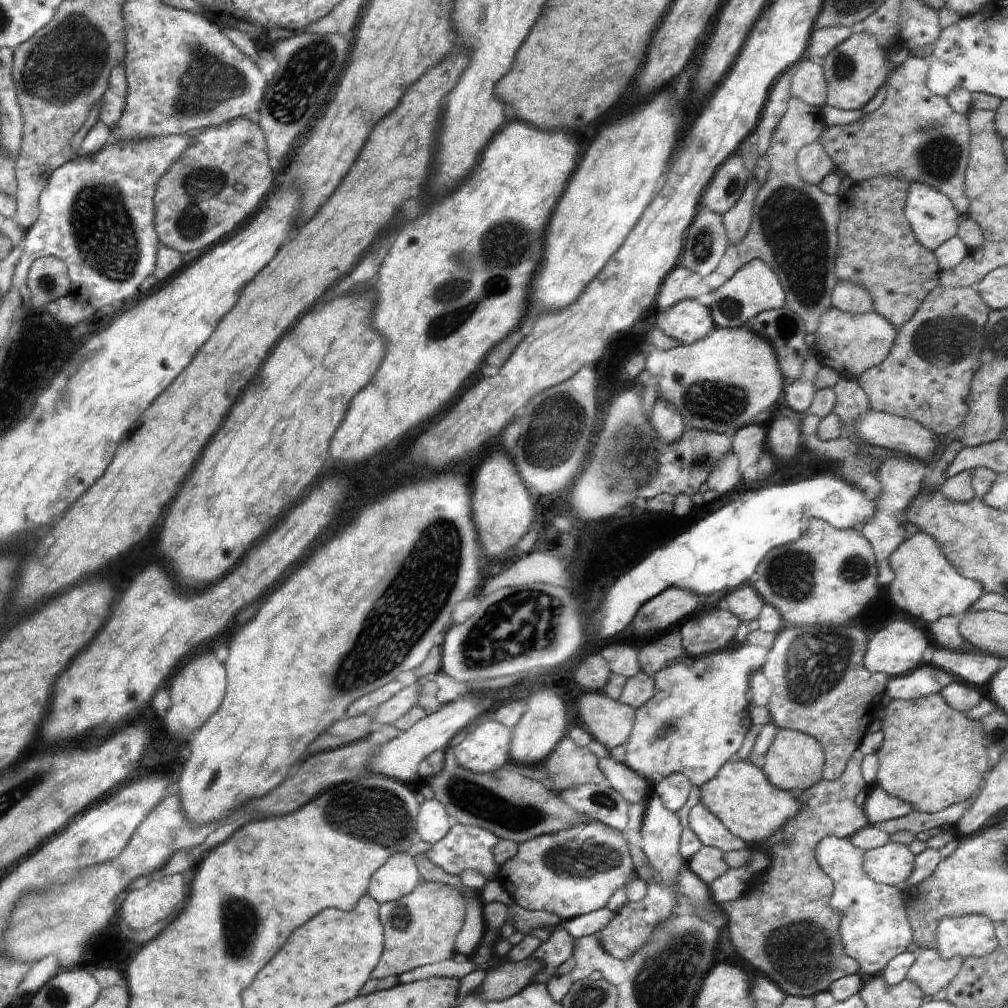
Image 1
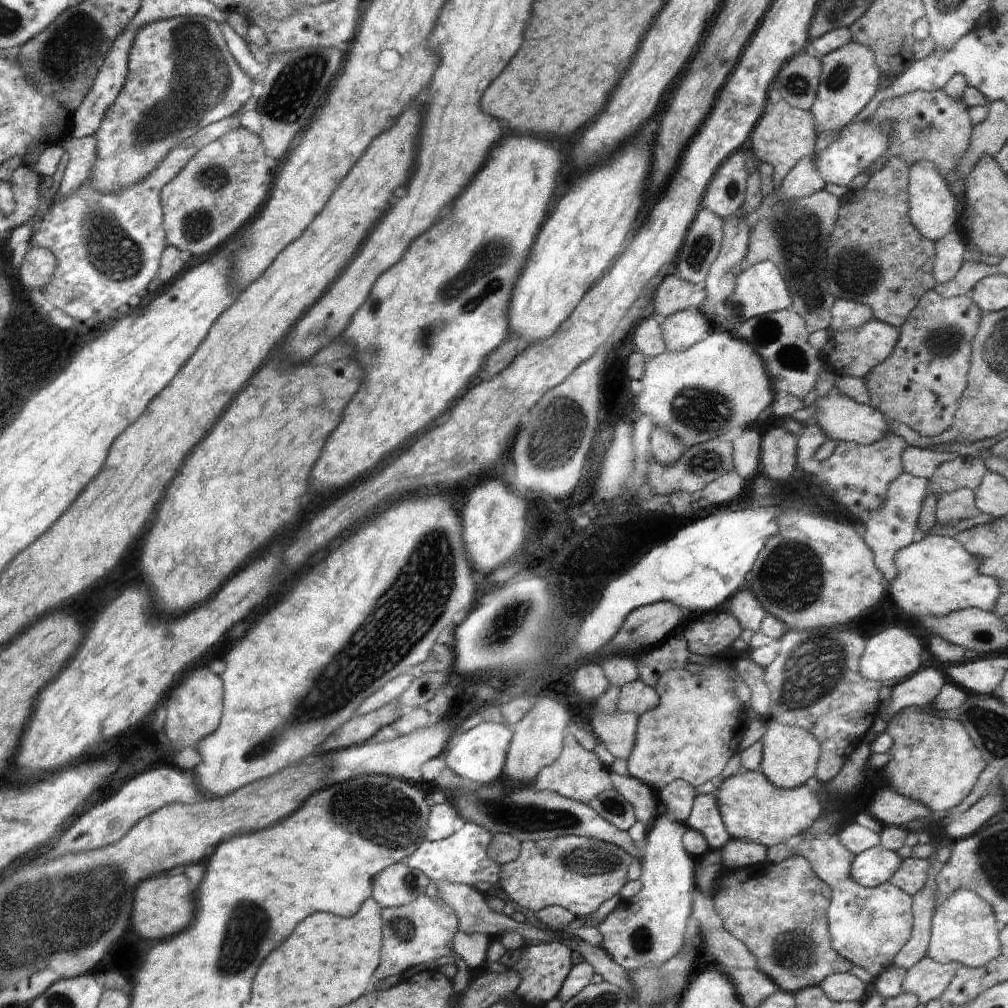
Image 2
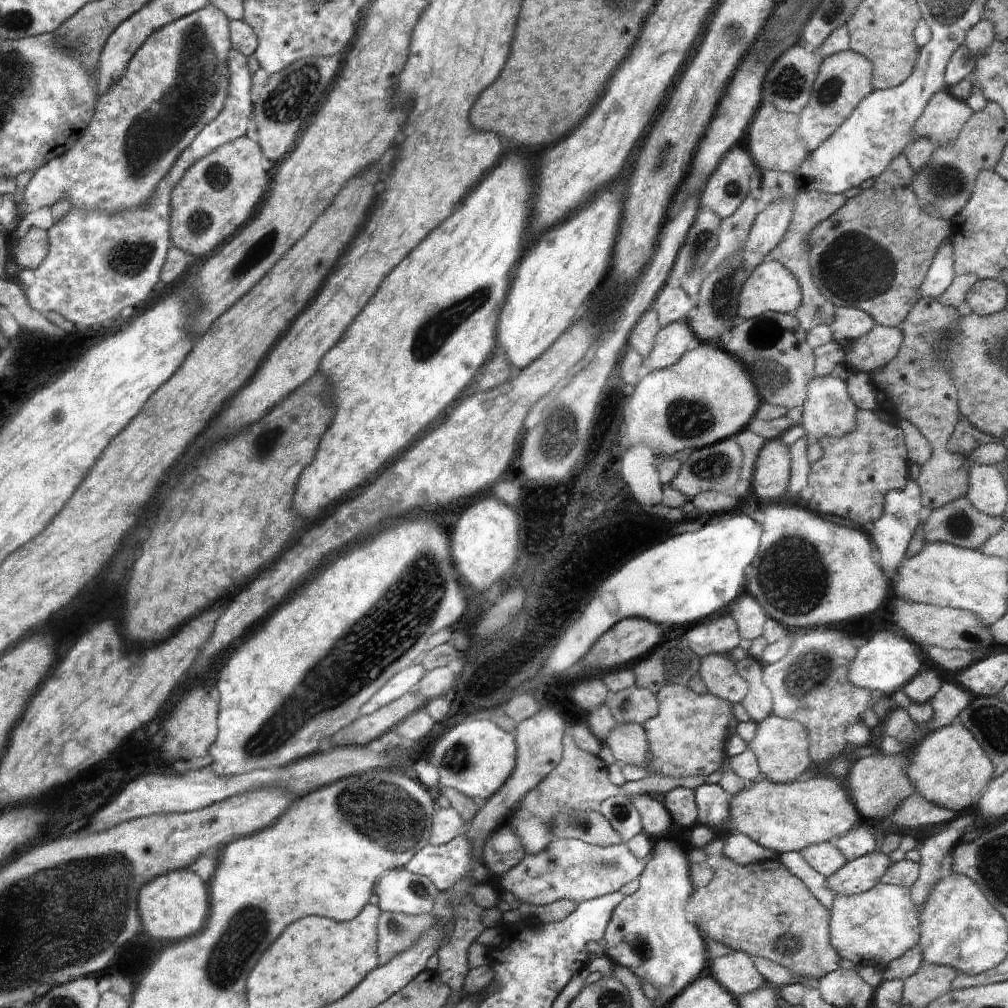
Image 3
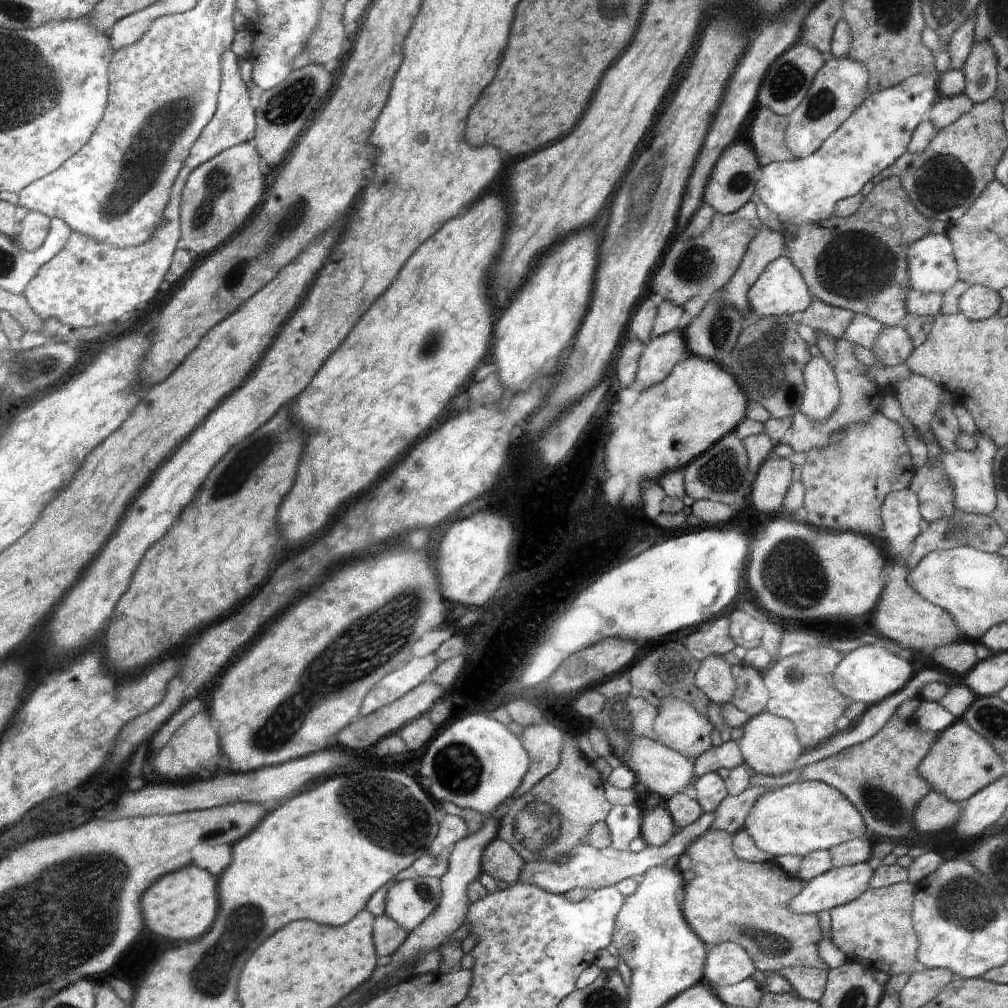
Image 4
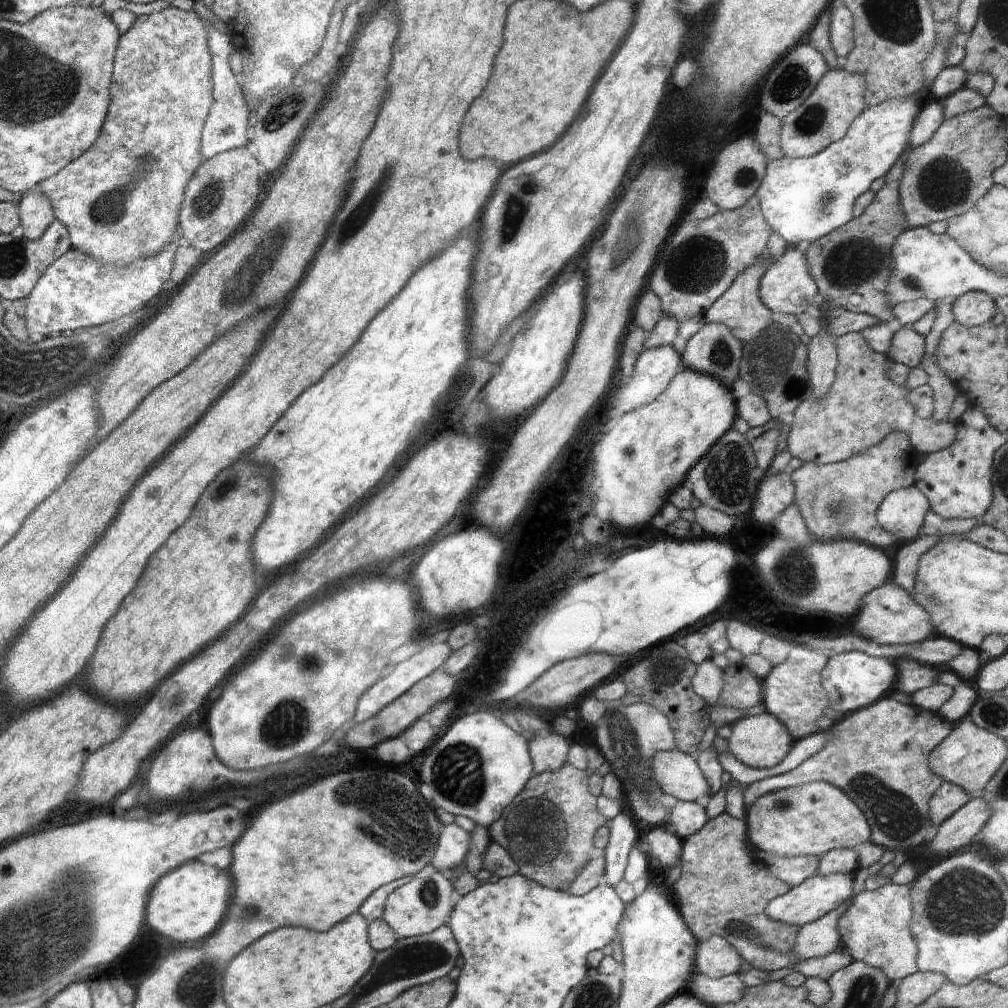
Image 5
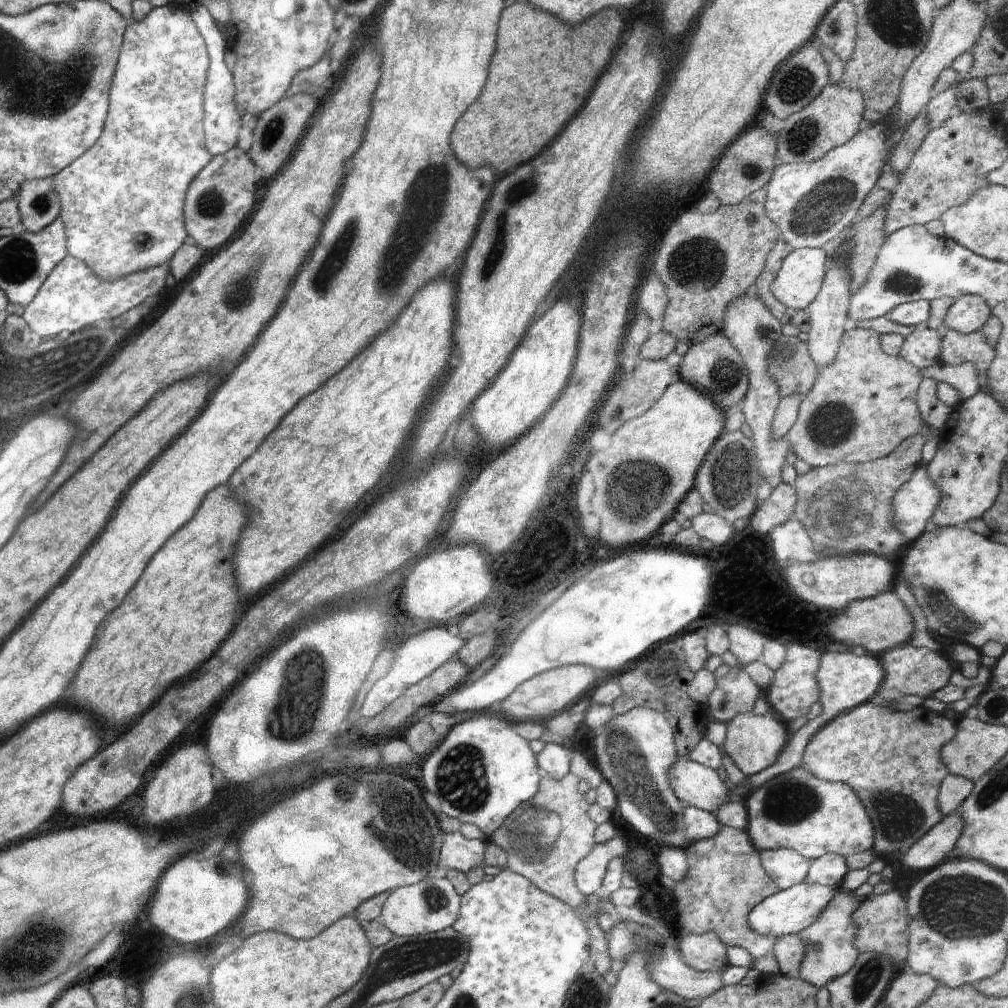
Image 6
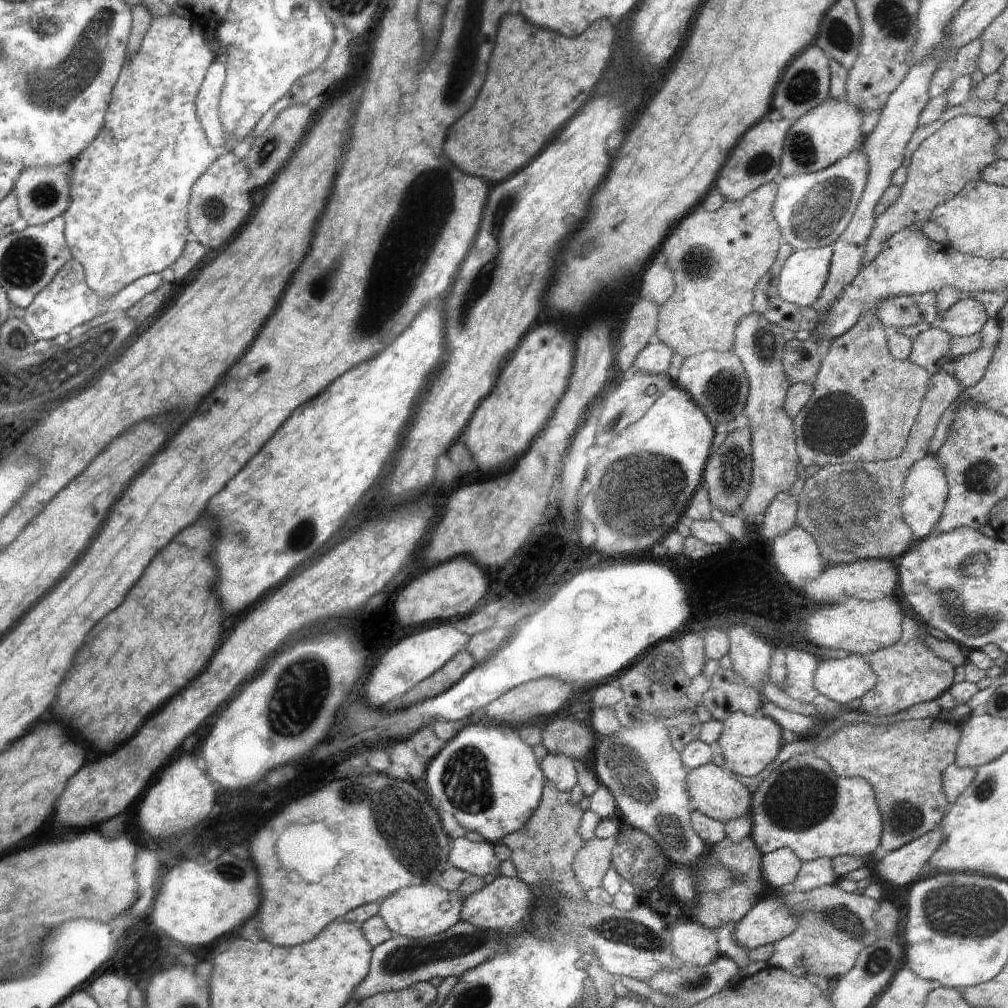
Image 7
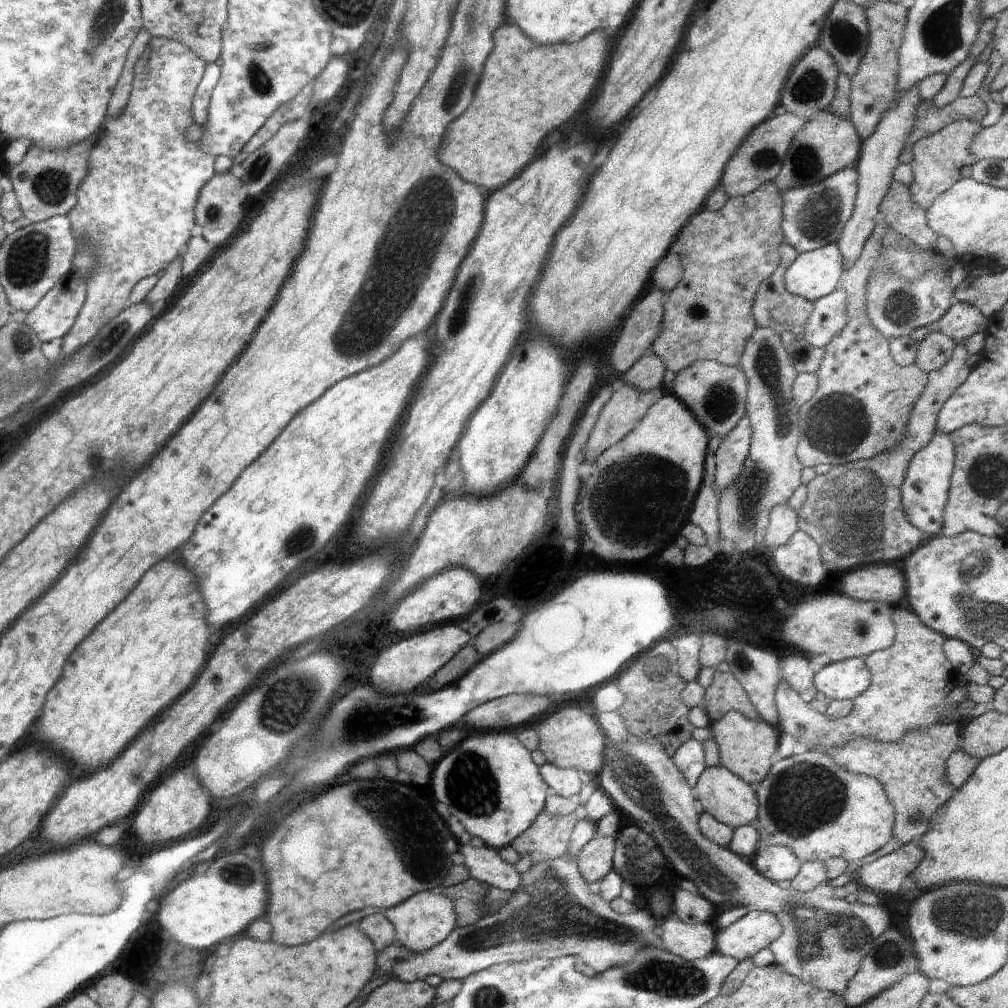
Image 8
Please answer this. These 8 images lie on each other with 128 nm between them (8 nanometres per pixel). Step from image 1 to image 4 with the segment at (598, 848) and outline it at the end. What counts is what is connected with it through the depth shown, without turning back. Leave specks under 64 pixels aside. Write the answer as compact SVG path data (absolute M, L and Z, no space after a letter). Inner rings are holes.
M703 812L696 822L682 828L678 834L674 834L668 840L668 844L664 844L660 848L647 845L641 852L634 853L630 850L614 850L612 847L597 849L589 844L582 844L574 849L568 858L564 858L564 862L524 863L517 882L534 884L534 886L540 886L542 890L548 890L550 894L560 895L566 895L570 890L578 888L586 888L590 892L606 886L618 885L618 882L632 878L632 876L640 876L642 872L648 872L658 865L675 862L678 857L686 853L696 838L702 837L702 834L711 828L714 816L716 816L716 812Z

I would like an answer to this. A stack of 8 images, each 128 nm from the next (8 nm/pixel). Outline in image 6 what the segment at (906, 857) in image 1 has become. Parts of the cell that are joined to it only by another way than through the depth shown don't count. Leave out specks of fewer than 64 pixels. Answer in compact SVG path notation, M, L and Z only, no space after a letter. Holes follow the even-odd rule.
M804 882L781 889L752 908L748 913L749 927L759 935L772 935L776 938L791 934L798 935L820 917L822 909L833 901L838 891L839 887Z

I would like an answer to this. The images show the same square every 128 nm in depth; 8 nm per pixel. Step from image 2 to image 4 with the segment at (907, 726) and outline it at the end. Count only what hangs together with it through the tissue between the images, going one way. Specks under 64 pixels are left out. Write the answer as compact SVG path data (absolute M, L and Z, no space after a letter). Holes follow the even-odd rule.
M963 719L956 720L938 736L937 742L919 767L922 778L930 784L932 791L941 791L953 802L969 801L974 794L980 793L986 786L998 781L998 778L1006 776L1002 756L984 736L974 732Z

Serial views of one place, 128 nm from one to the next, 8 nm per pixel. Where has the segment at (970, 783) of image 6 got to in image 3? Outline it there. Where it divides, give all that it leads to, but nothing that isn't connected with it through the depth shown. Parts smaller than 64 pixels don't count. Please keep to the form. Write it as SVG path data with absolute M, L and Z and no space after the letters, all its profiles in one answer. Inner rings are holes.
M915 792L889 819L898 828L918 830L918 828L926 828L926 826L948 824L954 821L956 816L958 816L956 811L942 808L937 803L930 802L920 792Z

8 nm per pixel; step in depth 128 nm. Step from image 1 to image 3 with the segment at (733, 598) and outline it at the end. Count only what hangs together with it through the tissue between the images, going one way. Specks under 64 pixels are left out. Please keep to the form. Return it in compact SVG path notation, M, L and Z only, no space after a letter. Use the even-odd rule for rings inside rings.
M742 596L738 602L734 602L734 606L730 606L730 610L741 639L754 642L763 637L762 628L765 628L766 614L761 604L758 604L752 596Z

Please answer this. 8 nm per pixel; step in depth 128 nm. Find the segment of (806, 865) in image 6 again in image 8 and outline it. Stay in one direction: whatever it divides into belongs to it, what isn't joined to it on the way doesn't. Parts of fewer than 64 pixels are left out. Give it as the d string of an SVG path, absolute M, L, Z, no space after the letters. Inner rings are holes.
M780 845L760 846L751 861L764 878L786 885L798 874L802 863L789 848Z

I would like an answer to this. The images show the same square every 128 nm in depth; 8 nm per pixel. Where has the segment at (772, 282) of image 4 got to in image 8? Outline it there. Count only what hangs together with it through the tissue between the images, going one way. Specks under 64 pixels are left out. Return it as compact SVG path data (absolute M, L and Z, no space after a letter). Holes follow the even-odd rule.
M837 243L797 253L796 260L785 272L785 290L814 303L837 288L843 270Z

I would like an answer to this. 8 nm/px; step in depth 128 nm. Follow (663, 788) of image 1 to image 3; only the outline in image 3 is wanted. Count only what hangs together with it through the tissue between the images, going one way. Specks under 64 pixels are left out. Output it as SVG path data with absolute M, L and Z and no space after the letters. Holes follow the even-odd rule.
M678 787L660 798L673 822L689 829L698 824L698 810L693 790Z

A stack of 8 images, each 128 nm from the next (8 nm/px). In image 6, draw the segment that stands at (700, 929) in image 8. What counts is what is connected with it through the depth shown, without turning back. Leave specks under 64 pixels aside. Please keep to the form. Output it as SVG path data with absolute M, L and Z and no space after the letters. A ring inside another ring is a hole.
M715 932L679 934L681 958L697 971L720 971L728 965L726 946Z

